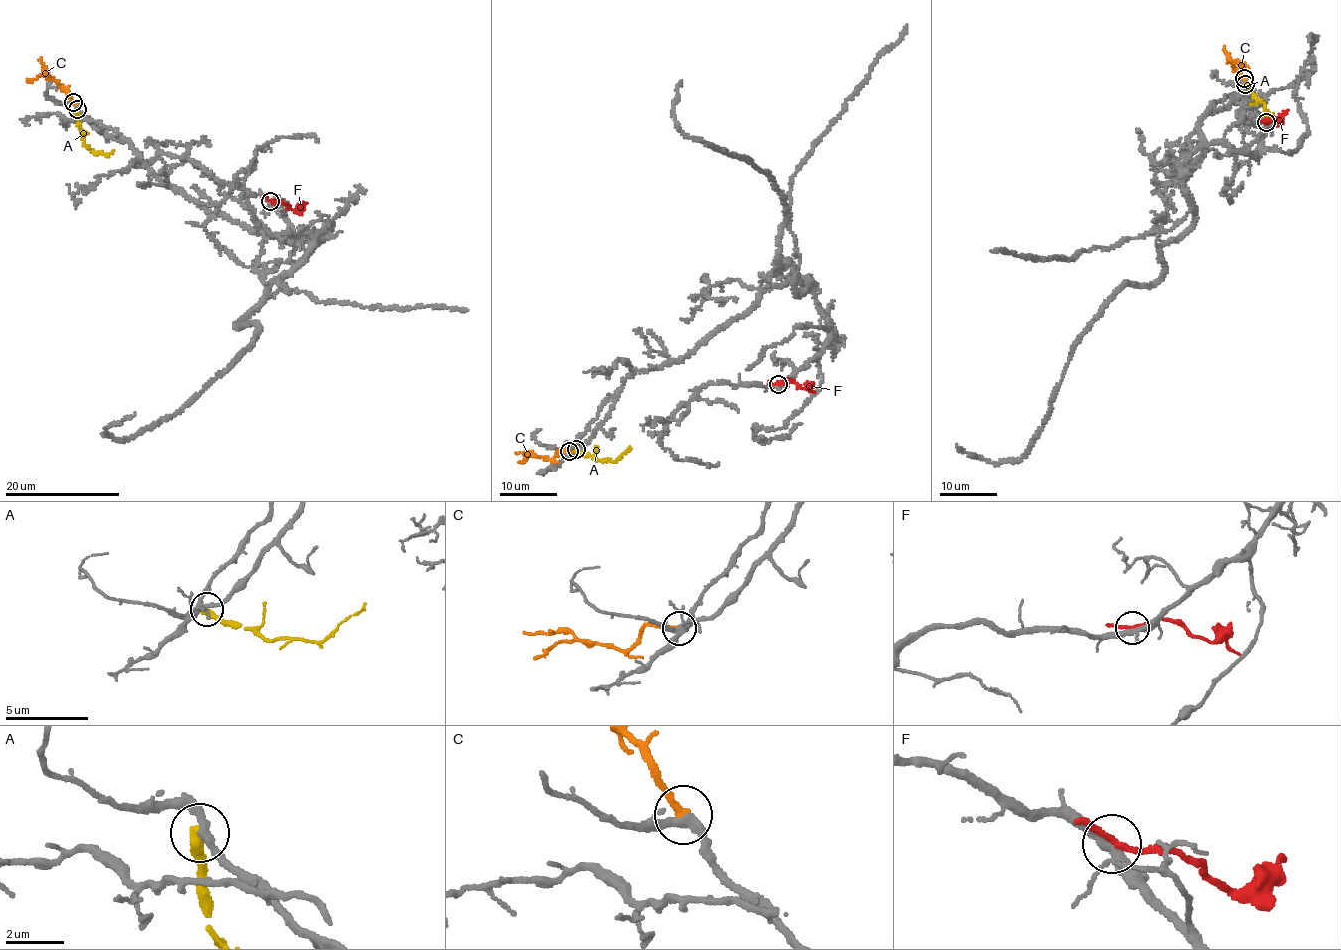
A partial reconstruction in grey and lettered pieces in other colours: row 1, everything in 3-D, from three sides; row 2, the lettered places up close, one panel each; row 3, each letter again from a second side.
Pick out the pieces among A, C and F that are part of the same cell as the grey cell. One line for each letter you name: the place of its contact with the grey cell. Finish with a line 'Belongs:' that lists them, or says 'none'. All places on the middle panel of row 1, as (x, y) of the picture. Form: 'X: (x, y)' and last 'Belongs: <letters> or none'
C: (569, 451)
Belongs: C

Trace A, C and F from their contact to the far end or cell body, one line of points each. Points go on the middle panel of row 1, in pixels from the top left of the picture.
A: (576, 449), (596, 460), (615, 461), (630, 447)
C: (569, 452), (558, 450), (551, 458), (526, 456), (519, 462)
F: (777, 383), (795, 382), (814, 393)

